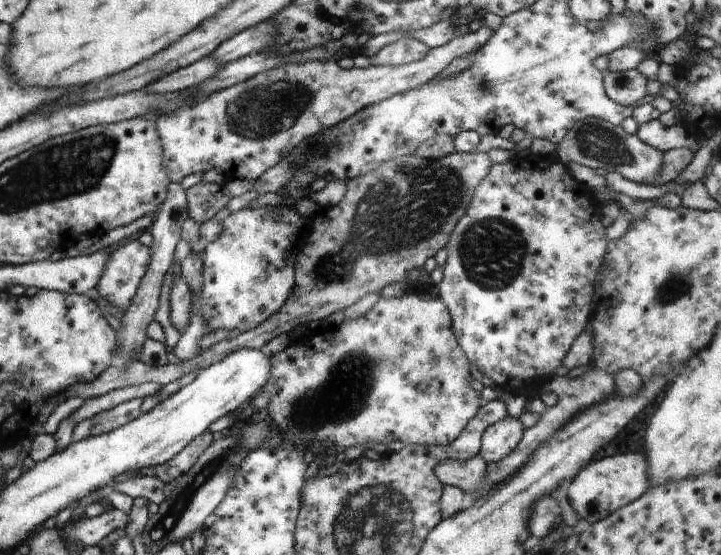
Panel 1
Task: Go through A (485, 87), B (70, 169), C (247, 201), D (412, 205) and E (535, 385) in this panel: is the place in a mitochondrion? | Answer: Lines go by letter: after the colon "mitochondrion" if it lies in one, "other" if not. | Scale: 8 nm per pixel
A: mitochondrion
B: mitochondrion
C: other
D: mitochondrion
E: other

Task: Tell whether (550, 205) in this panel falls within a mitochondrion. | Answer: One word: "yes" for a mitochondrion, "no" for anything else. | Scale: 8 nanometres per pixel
no

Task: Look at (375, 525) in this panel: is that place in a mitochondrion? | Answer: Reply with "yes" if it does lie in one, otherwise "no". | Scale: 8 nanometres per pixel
yes

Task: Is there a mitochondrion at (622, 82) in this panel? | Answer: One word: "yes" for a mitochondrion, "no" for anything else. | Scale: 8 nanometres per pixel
yes

